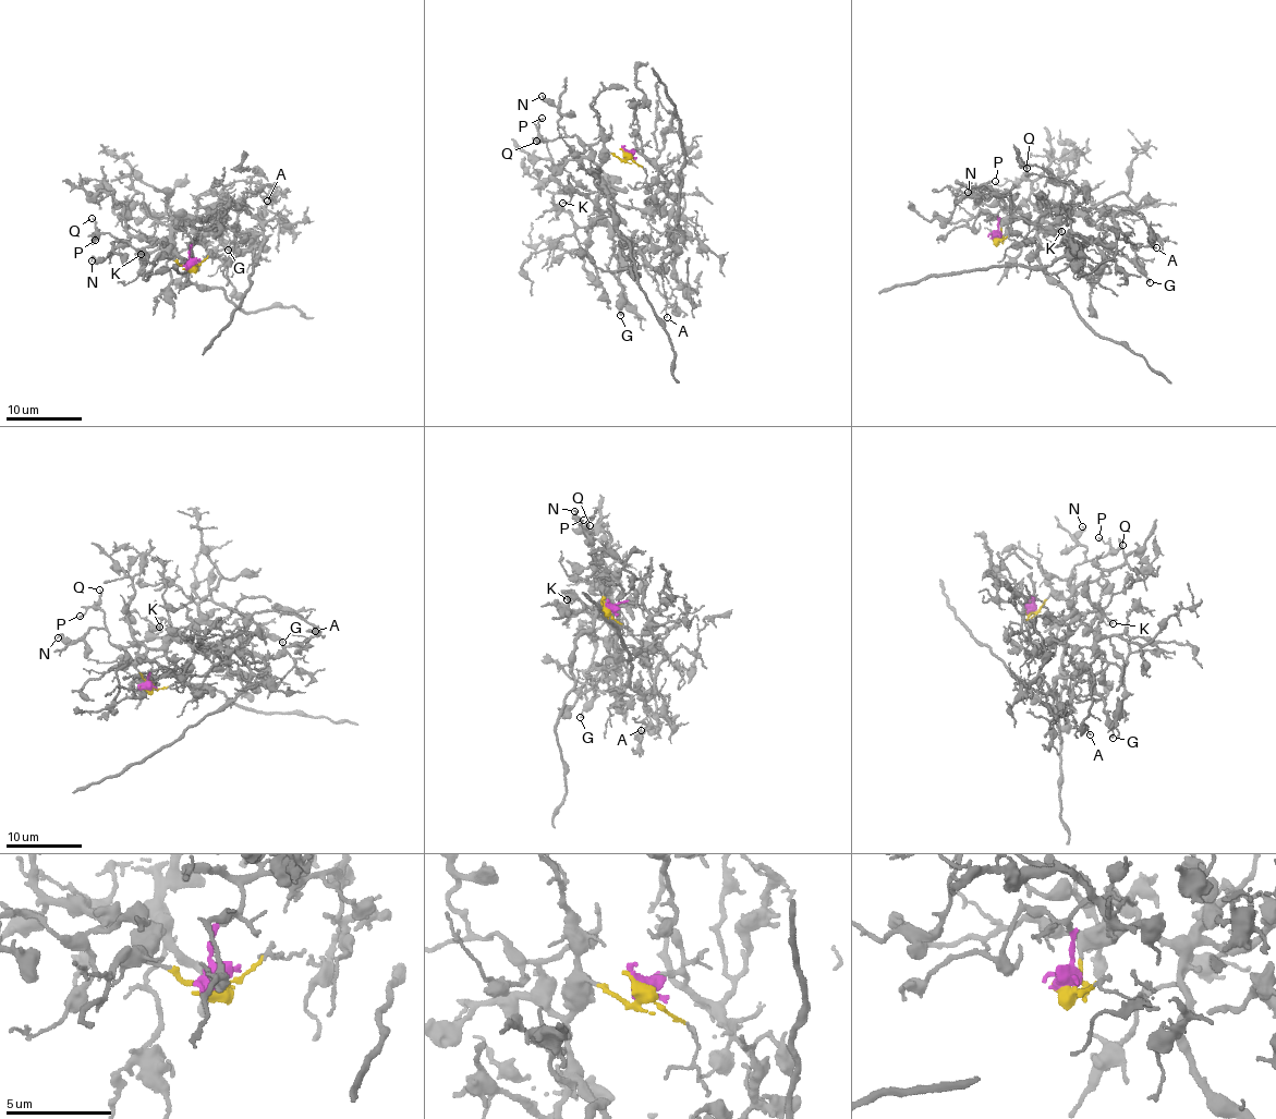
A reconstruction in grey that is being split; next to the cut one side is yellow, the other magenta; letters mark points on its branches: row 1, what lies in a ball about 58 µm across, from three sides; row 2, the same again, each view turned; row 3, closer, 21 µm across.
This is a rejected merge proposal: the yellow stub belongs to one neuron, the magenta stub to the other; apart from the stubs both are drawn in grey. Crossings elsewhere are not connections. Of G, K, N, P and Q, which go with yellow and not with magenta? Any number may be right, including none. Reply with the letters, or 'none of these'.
G, K, N, P, Q

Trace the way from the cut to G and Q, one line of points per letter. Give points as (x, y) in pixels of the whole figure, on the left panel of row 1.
G: (189, 266), (174, 262), (167, 244), (191, 260), (196, 238), (208, 229), (229, 251)
Q: (189, 266), (171, 257), (163, 244), (157, 241), (135, 247), (100, 232), (93, 217)

